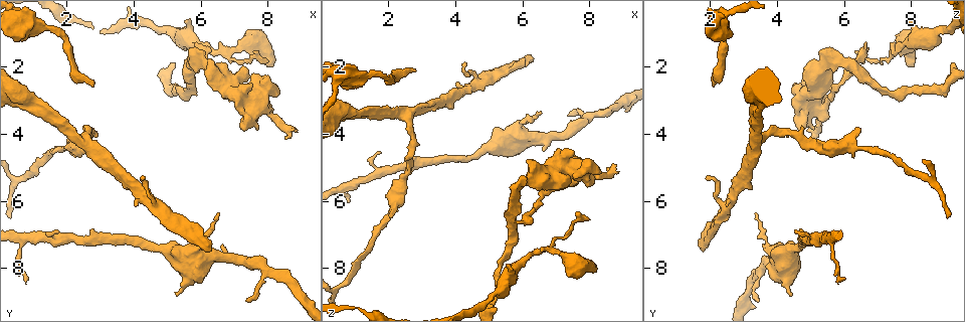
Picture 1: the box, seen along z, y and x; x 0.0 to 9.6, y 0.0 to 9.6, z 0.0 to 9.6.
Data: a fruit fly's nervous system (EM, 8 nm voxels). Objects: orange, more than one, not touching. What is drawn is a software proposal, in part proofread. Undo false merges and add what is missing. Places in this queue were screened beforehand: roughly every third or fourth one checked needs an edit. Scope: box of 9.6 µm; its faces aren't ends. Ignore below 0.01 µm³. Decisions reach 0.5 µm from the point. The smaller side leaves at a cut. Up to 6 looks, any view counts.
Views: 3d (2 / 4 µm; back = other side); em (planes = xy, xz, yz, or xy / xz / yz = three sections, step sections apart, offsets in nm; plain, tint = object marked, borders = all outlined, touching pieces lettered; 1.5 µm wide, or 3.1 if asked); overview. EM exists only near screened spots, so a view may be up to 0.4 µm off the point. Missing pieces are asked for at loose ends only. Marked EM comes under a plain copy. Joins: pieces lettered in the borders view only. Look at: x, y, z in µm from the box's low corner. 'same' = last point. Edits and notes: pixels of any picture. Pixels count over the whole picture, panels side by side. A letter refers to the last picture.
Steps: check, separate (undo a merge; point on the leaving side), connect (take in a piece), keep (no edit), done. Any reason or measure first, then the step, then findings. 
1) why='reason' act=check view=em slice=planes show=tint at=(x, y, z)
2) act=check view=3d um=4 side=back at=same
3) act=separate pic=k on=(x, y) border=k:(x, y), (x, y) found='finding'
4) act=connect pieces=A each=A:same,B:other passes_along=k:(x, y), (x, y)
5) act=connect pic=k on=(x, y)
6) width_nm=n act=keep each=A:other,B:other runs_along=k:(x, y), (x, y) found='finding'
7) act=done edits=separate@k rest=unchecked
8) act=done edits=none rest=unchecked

why='free end' act=check view=3d um=4 at=(5.25, 8.70, 4.40)

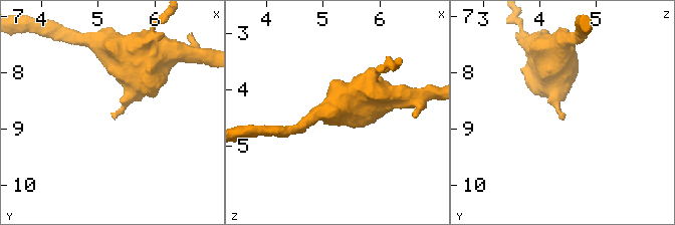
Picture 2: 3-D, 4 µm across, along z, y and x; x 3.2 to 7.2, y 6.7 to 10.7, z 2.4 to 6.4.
why='shape alone is not enough' act=check view=em slice=planes show=tint at=(5.25, 8.70, 4.40)

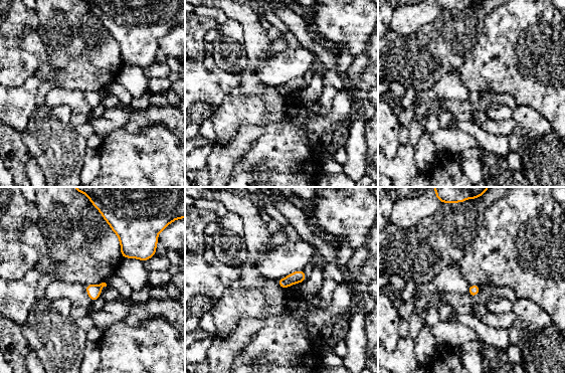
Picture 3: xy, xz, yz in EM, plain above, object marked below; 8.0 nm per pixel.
why='see the neighbours' act=check view=em slice=planes show=borders at=same

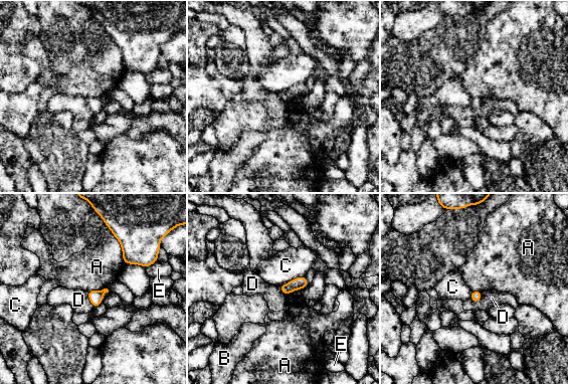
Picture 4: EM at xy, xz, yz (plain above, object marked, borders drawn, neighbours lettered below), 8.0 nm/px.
act=keep each=A:other,B:other,C:other,D:other,E:other border=4:(105, 222), (120, 243), (125, 264) found='no lettered piece goes on from it'

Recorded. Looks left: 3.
why='long arm stops here' act=check view=em slice=planes show=borders at=(2.85, 2.60, 2.10)

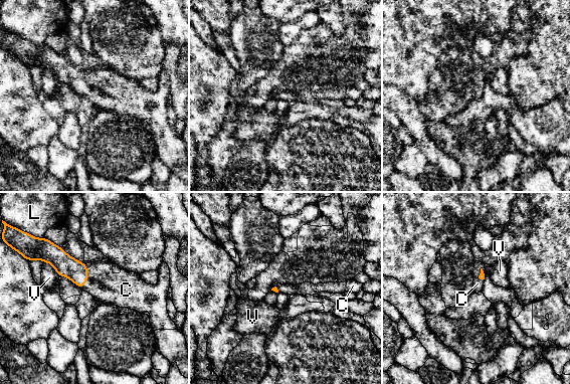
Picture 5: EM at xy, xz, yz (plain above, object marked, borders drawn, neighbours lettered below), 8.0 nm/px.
act=connect pieces=C each=C:same,L:other,V:other passes_along=5:(65, 265), (87, 274), (106, 286) found='it goes on there'

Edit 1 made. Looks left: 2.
act=done edits=connect@5 rest=unchecked

